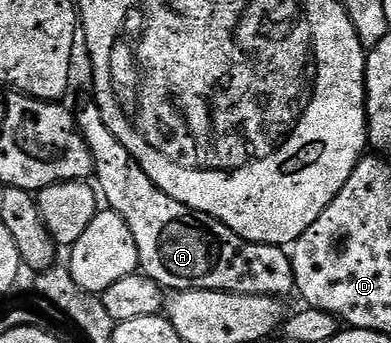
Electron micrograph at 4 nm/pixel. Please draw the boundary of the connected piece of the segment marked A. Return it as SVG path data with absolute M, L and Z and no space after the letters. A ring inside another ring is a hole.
M96 103L76 110L77 129L93 156L96 188L110 210L118 213L135 235L139 269L162 290L225 289L229 293L258 293L285 299L294 292L293 262L280 245L245 241L214 217L202 219L183 203L168 197L139 167L137 160L111 135Z

